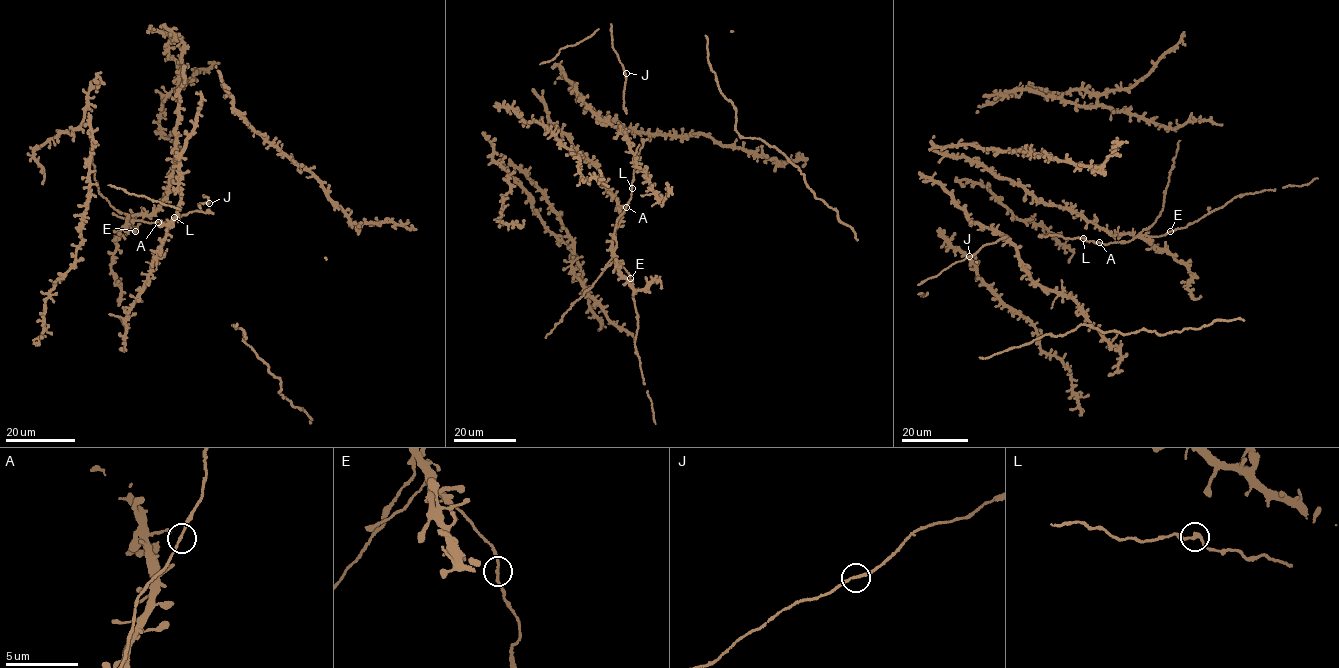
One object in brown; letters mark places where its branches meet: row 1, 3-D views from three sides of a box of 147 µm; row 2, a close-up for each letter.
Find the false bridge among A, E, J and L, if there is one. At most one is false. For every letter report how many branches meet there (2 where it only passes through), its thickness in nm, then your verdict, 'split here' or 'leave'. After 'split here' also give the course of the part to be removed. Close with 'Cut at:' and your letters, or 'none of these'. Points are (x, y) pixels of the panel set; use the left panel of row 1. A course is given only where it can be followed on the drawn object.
A: 2 branches meet; 160 nm thick; leave
E: 2 branches meet; 170 nm thick; leave
J: 2 branches meet; 170 nm thick; leave
L: 2 branches meet; 190 nm thick; leave
Cut at: none of these

